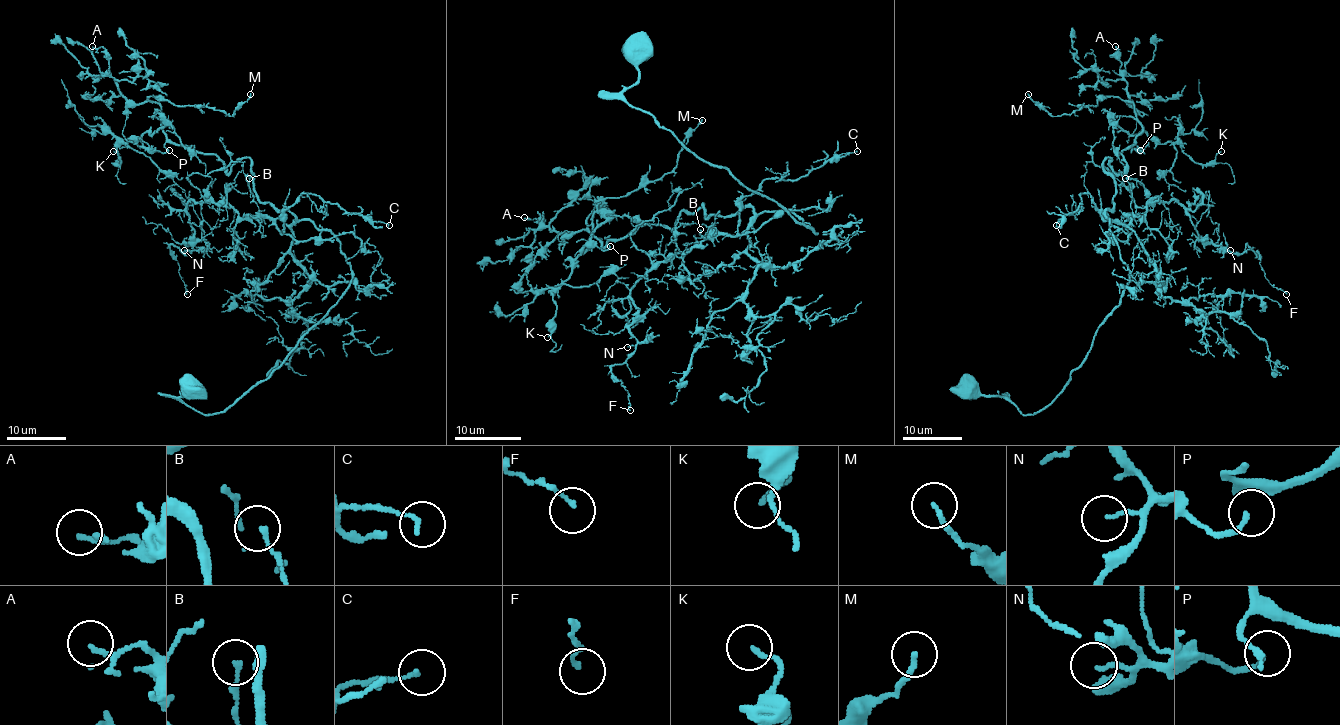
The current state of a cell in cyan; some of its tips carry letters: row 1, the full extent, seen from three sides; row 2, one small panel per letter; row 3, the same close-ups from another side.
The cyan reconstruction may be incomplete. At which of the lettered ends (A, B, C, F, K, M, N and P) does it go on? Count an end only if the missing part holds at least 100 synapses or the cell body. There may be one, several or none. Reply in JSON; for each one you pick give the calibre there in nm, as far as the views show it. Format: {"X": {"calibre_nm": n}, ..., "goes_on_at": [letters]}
{"goes_on_at": []}

